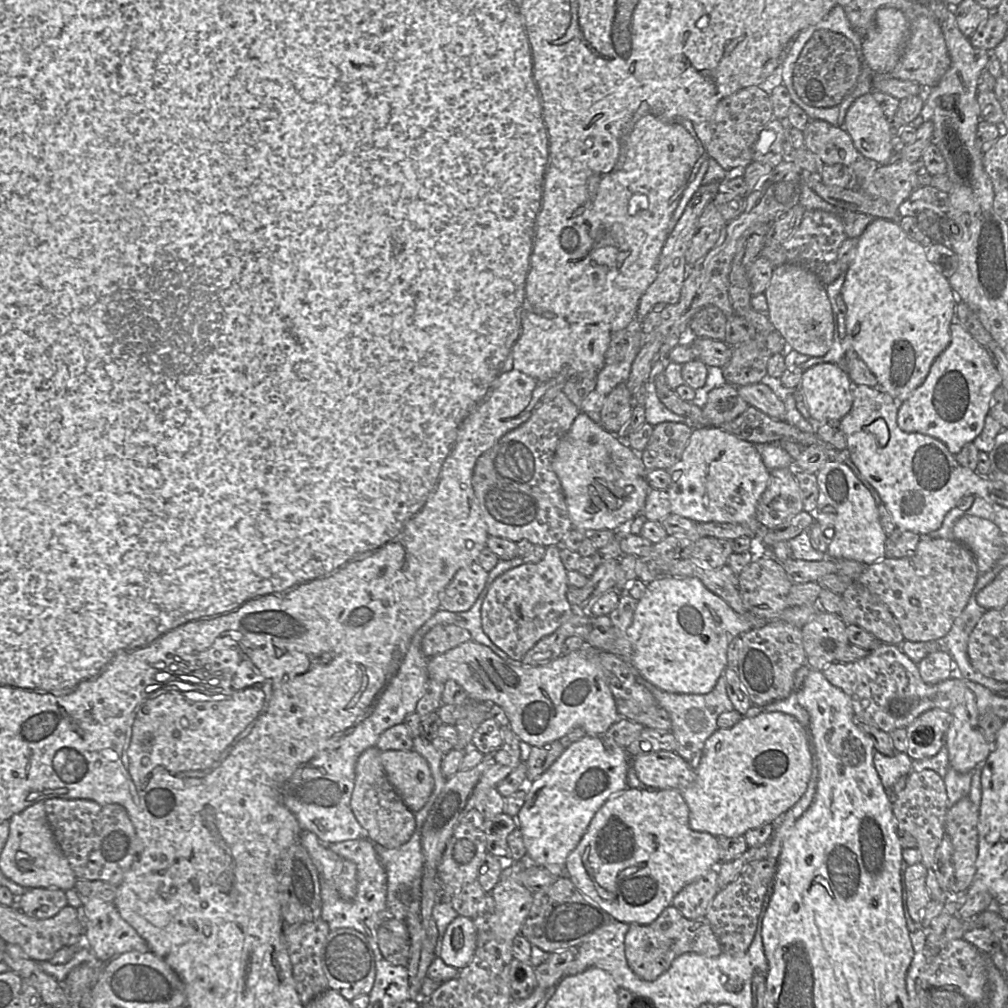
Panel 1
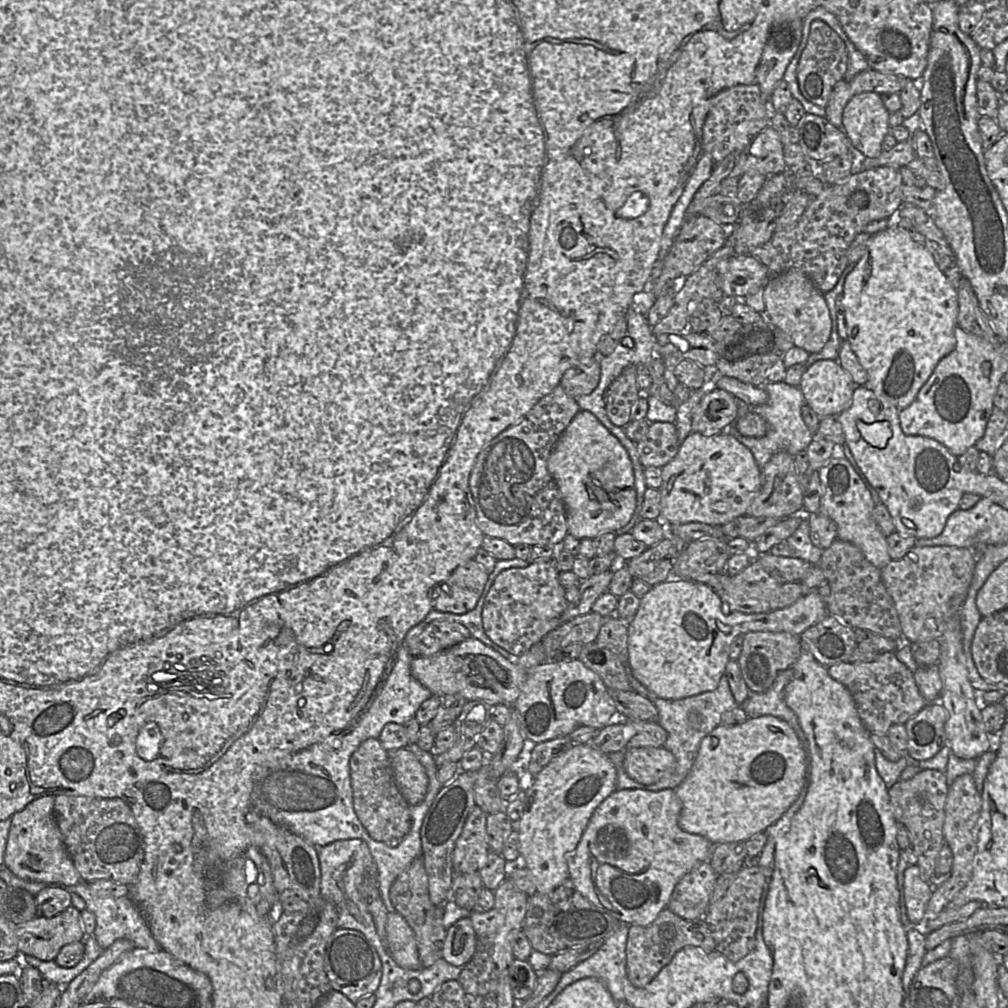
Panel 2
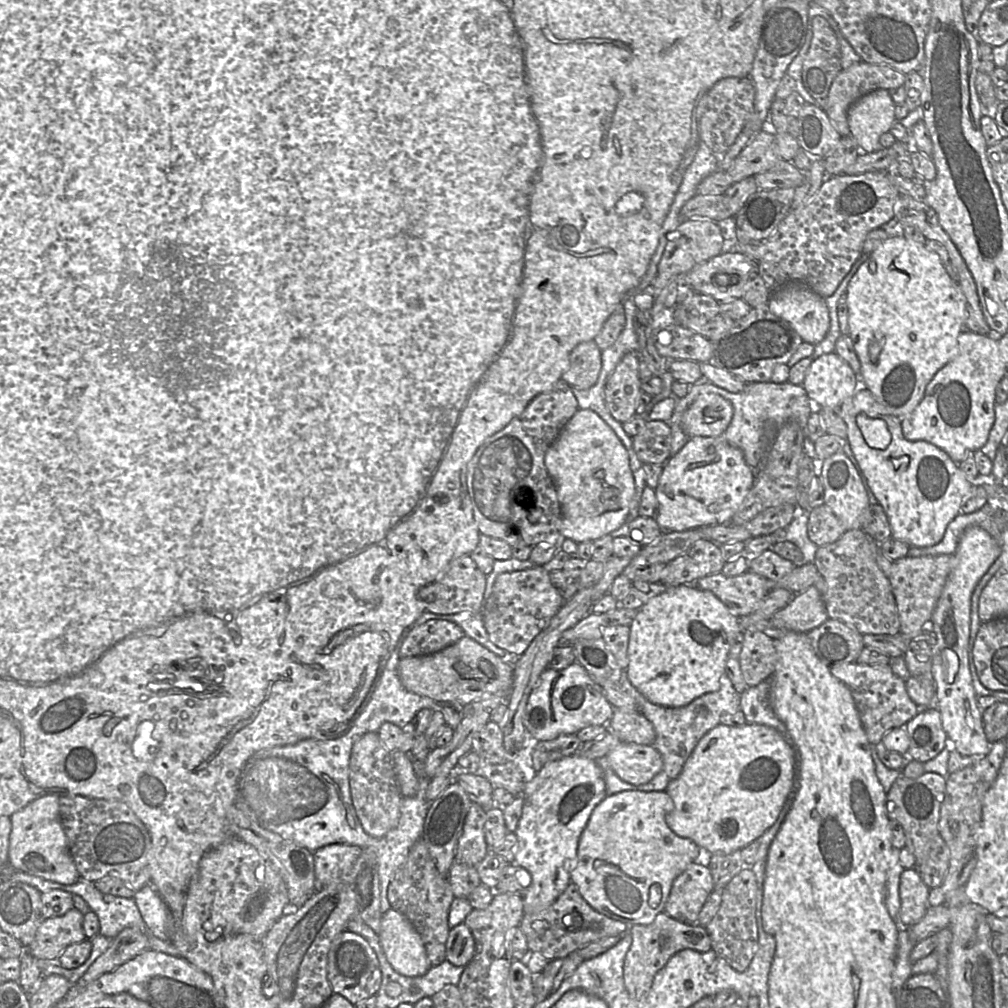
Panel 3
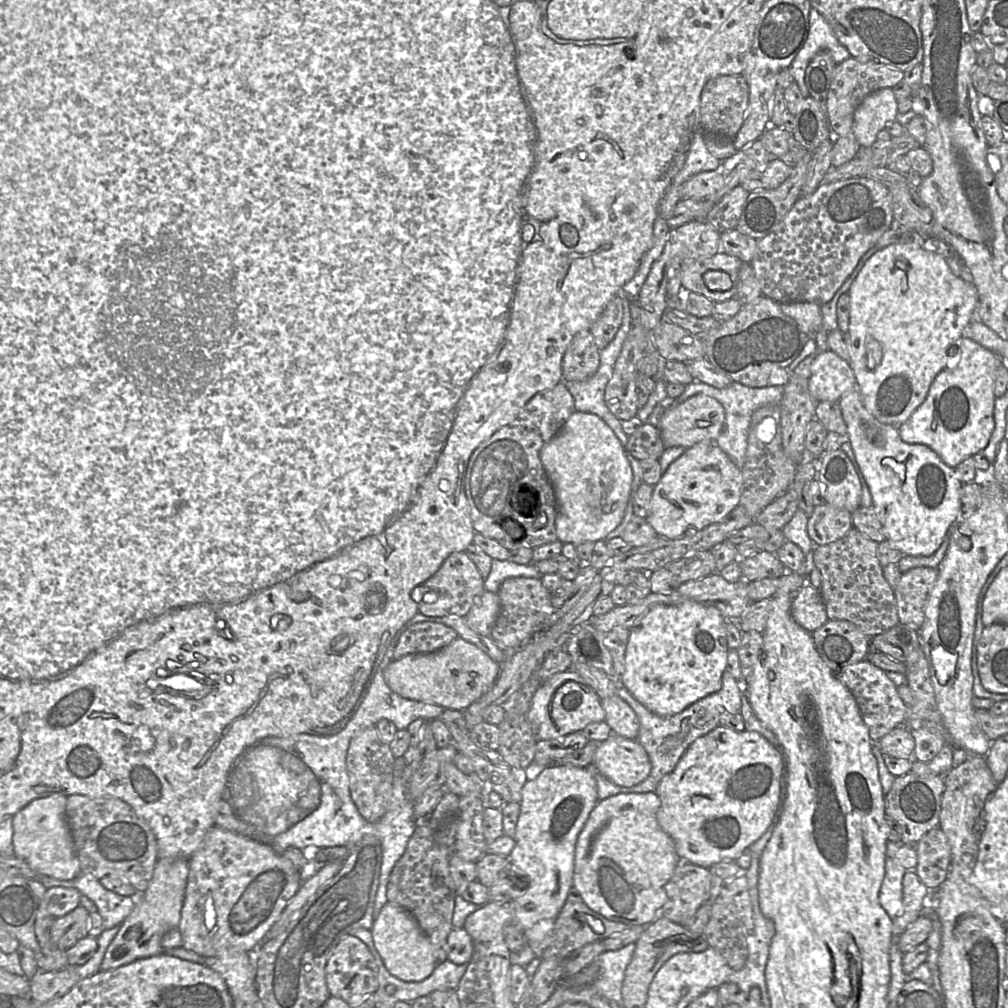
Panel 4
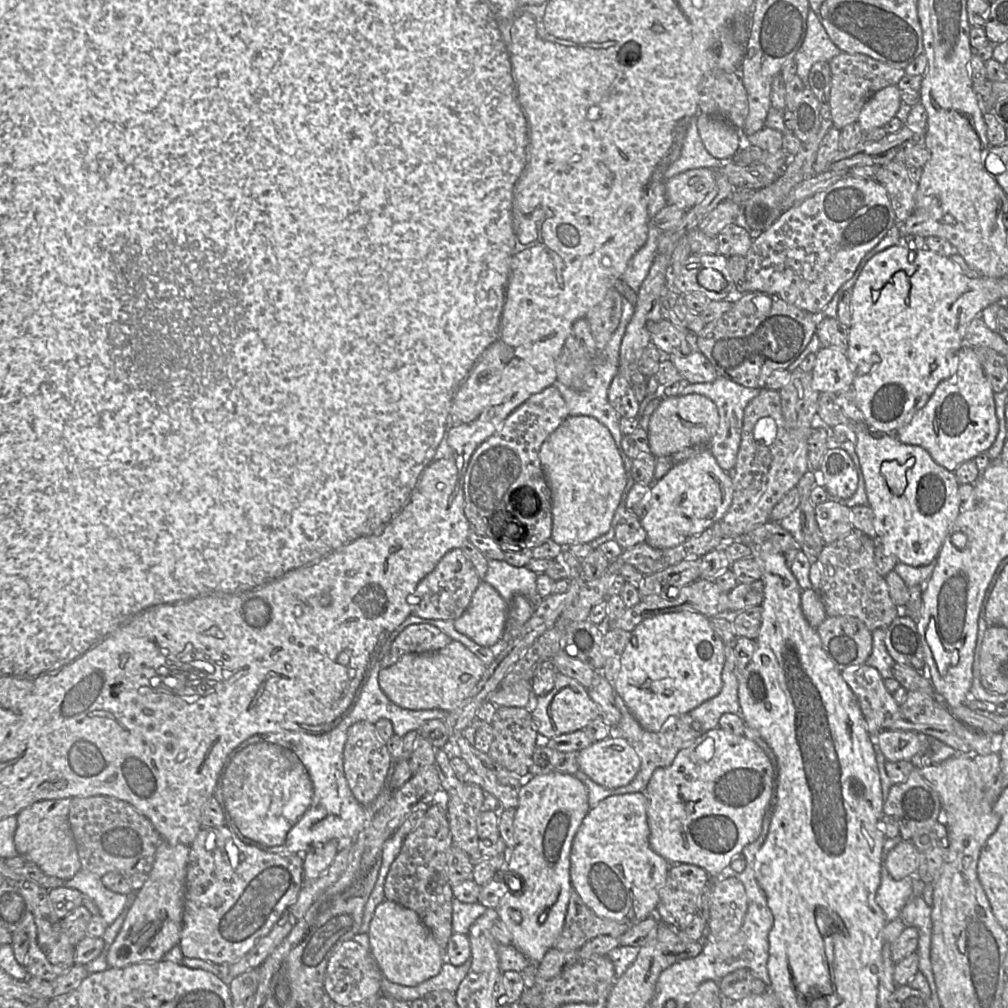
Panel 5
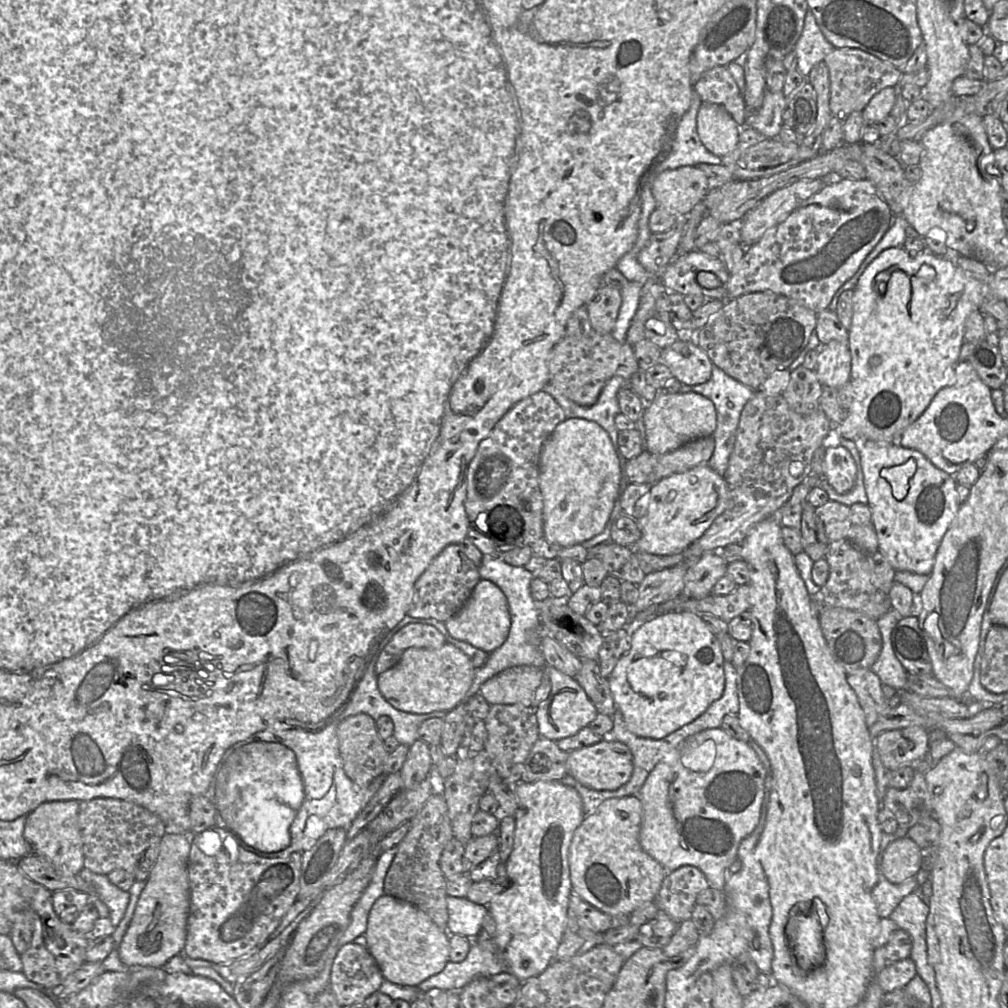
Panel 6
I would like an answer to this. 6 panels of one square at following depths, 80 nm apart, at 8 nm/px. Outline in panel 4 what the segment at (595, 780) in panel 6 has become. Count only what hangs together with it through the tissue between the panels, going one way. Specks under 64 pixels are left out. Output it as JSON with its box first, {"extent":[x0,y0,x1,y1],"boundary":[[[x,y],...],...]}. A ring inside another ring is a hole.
{"extent":[593,733,652,787],"boundary":[[[612,733],[599,744],[593,763],[601,775],[622,787],[641,783],[652,768],[646,750],[636,739]]]}

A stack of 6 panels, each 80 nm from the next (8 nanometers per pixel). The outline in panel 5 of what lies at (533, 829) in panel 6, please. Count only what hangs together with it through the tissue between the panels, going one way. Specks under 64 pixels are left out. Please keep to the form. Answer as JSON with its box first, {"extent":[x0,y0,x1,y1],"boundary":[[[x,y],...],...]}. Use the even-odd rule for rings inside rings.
{"extent":[496,772,590,965],"boundary":[[[552,772],[536,775],[519,791],[518,806],[514,817],[514,847],[508,852],[505,866],[516,881],[521,881],[519,892],[509,892],[499,901],[496,911],[511,934],[511,945],[522,952],[531,964],[538,965],[554,946],[566,916],[572,884],[570,879],[570,851],[573,839],[590,810],[588,789],[572,774]]]}

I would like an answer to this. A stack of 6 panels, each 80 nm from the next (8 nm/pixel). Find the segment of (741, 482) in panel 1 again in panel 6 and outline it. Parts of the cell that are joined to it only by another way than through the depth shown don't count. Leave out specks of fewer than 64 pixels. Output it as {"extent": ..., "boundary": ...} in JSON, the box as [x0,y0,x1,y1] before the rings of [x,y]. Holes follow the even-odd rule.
{"extent":[627,465,727,555],"boundary":[[[708,465],[663,478],[651,487],[649,494],[645,514],[637,519],[641,537],[632,546],[627,546],[634,553],[672,555],[683,552],[705,533],[727,505],[726,482]]]}

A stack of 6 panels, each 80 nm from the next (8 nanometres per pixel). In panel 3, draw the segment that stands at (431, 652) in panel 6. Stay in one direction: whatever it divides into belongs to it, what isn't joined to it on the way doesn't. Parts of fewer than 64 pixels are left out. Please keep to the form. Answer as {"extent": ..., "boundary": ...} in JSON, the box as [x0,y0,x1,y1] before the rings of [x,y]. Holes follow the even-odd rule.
{"extent":[397,635,513,705],"boundary":[[[466,635],[436,653],[401,658],[397,671],[408,691],[436,702],[457,701],[462,705],[485,695],[510,691],[513,683],[513,665]]]}

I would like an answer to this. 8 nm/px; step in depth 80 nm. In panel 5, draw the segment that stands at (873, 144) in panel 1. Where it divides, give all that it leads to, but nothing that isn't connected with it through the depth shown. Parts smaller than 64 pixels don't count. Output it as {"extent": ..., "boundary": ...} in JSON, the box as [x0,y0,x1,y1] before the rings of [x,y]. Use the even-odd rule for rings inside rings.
{"extent":[857,85,900,133],"boundary":[[[896,85],[877,91],[865,103],[857,119],[863,133],[883,127],[896,116],[900,104],[900,90]]]}

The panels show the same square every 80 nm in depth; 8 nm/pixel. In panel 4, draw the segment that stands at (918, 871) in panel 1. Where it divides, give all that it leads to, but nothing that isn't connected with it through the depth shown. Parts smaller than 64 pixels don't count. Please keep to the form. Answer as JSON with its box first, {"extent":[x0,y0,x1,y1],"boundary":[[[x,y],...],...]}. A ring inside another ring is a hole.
{"extent":[893,871,929,935],"boundary":[[[907,871],[902,880],[903,906],[899,915],[893,919],[893,935],[902,934],[920,915],[924,907],[924,900],[929,893],[929,889],[921,882],[915,871]]]}

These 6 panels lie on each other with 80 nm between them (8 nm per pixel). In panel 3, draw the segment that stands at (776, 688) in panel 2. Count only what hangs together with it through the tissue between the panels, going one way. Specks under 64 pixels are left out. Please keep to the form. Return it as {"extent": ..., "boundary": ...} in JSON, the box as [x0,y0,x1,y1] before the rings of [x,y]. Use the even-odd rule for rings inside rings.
{"extent":[741,678,792,746],"boundary":[[[767,678],[757,686],[747,687],[741,694],[741,710],[747,723],[773,727],[792,746],[792,739],[786,725],[776,716],[770,706],[771,684],[772,678]]]}

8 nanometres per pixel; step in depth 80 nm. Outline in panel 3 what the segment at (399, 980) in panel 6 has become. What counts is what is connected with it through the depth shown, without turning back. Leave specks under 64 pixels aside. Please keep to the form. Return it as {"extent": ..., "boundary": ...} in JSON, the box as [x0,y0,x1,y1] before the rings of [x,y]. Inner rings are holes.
{"extent":[378,908,432,977],"boundary":[[[390,908],[382,914],[378,936],[388,962],[399,974],[418,977],[432,967],[420,935],[396,910]]]}

